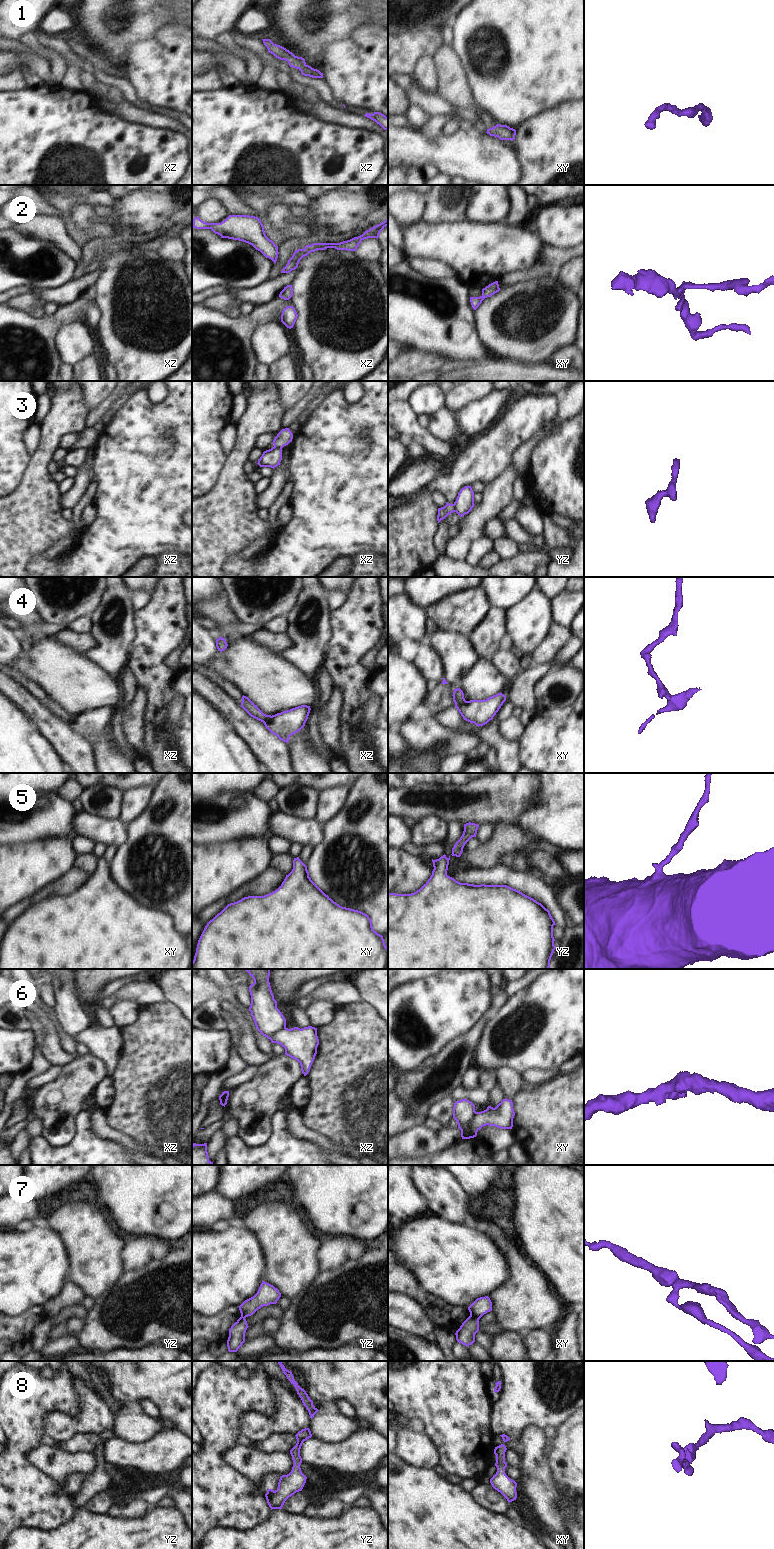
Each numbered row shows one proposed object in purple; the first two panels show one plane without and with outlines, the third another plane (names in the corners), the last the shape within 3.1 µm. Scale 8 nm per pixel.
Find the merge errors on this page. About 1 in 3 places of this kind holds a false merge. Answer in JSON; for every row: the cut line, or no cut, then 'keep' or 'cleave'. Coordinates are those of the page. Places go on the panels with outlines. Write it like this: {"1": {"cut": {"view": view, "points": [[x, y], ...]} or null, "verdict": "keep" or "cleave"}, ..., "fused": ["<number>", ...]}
{"1": {"cut": null, "verdict": "keep"}, "2": {"cut": null, "verdict": "keep"}, "3": {"cut": {"view": "xz", "points": [[274, 445], [281, 448]]}, "verdict": "cleave"}, "4": {"cut": {"view": "xy", "points": [[466, 701], [457, 708]]}, "verdict": "cleave"}, "5": {"cut": null, "verdict": "keep"}, "6": {"cut": {"view": "xy", "points": [[477, 1112], [472, 1121], [472, 1125], [477, 1130]]}, "verdict": "cleave"}, "7": {"cut": {"view": "xy", "points": [[470, 1315], [478, 1319]]}, "verdict": "cleave"}, "8": {"cut": null, "verdict": "keep"}, "fused": ["3", "4", "6", "7"]}

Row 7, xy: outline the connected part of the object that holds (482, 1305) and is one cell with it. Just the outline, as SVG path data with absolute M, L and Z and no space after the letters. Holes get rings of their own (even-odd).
M488 1296L477 1298L468 1310L470 1316L480 1319L484 1314L492 1311L492 1302Z

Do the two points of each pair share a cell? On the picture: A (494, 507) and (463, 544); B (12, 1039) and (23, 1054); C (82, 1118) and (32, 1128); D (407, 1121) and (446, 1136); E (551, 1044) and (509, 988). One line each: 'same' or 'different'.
A: same
B: same
C: different
D: different
E: different

